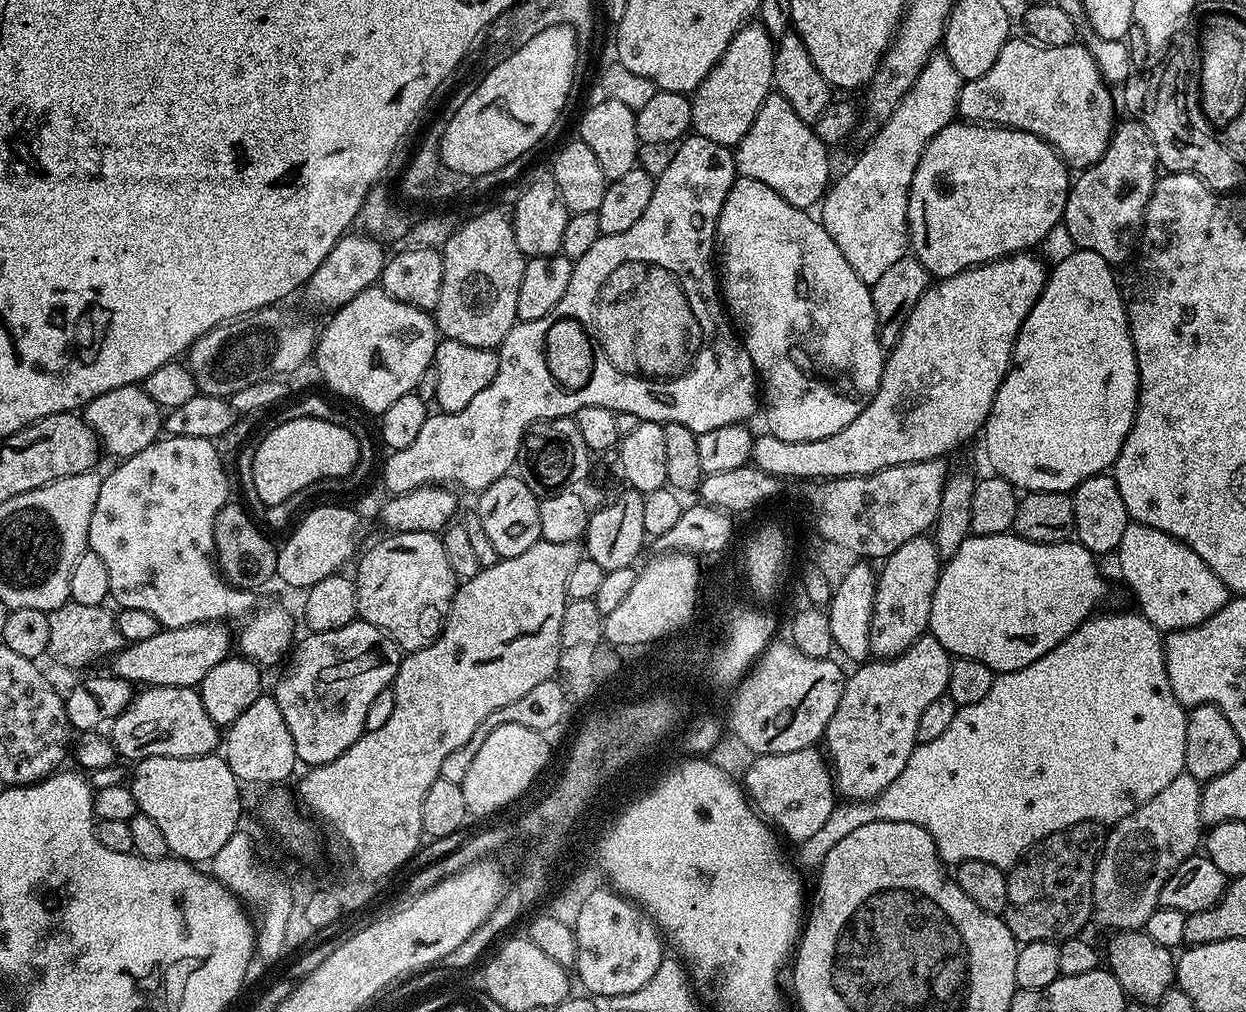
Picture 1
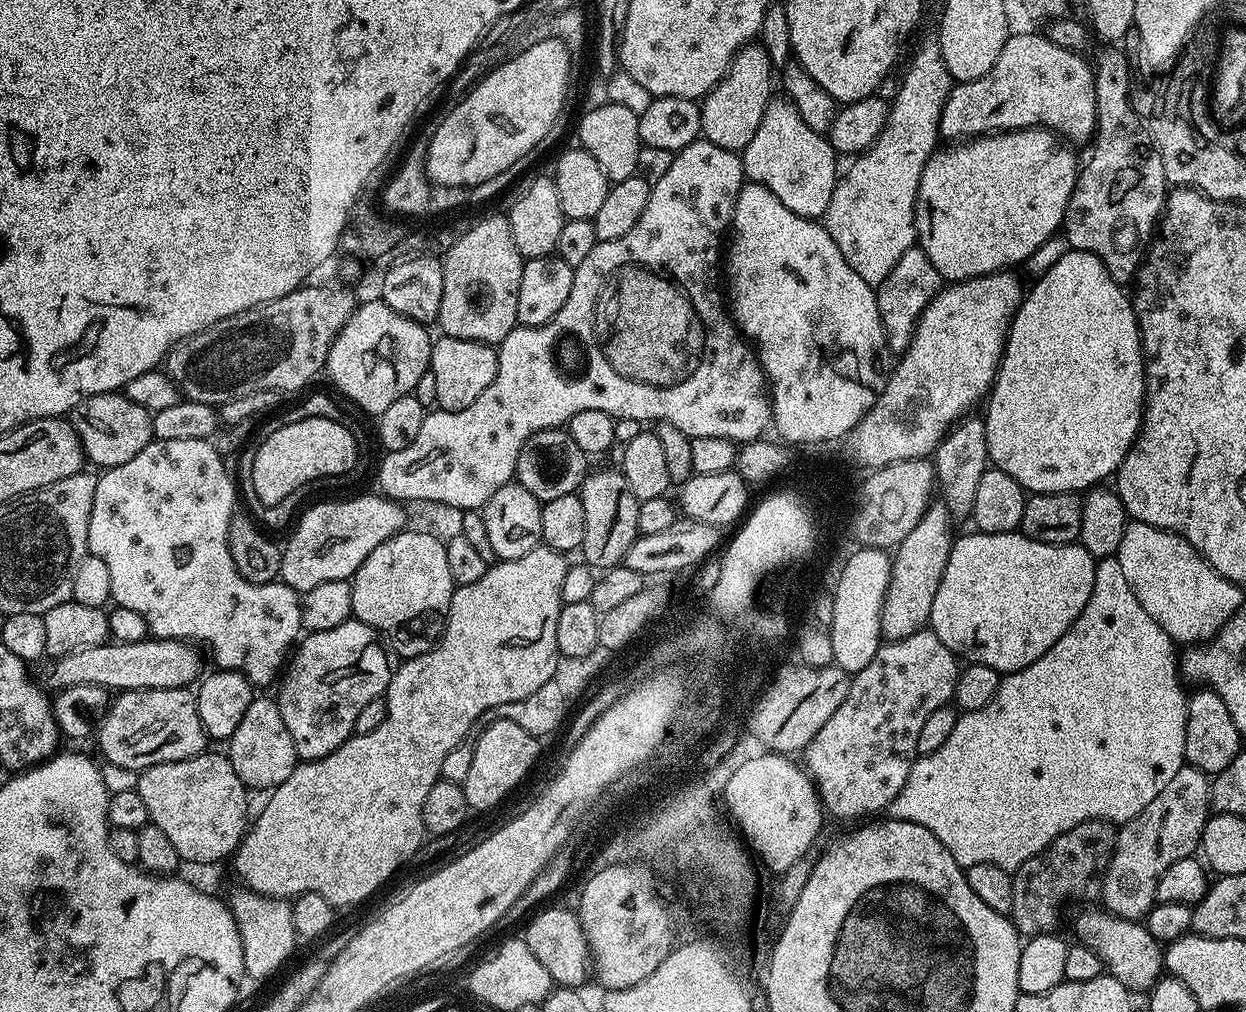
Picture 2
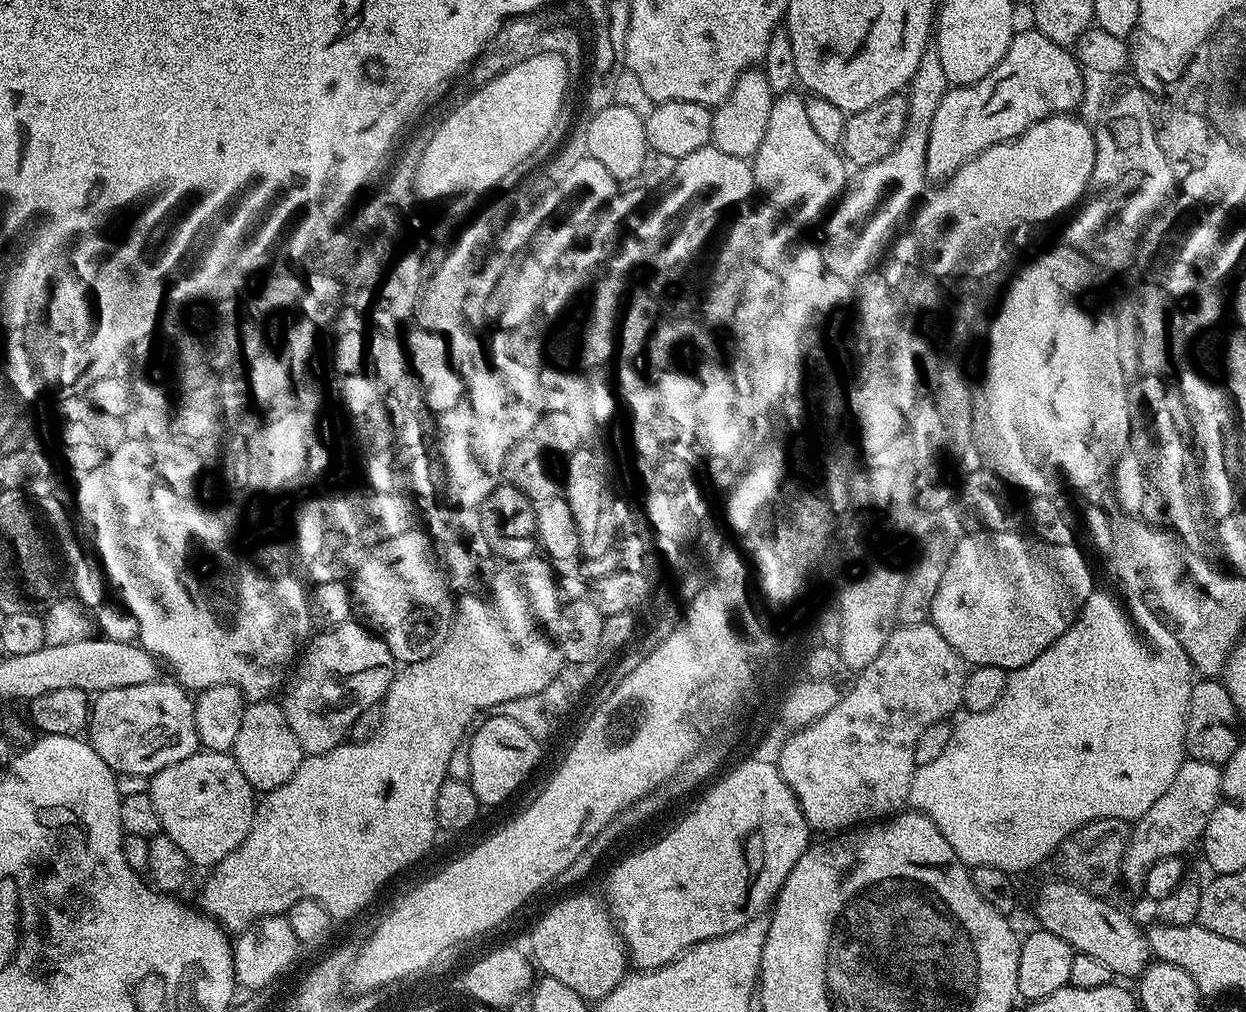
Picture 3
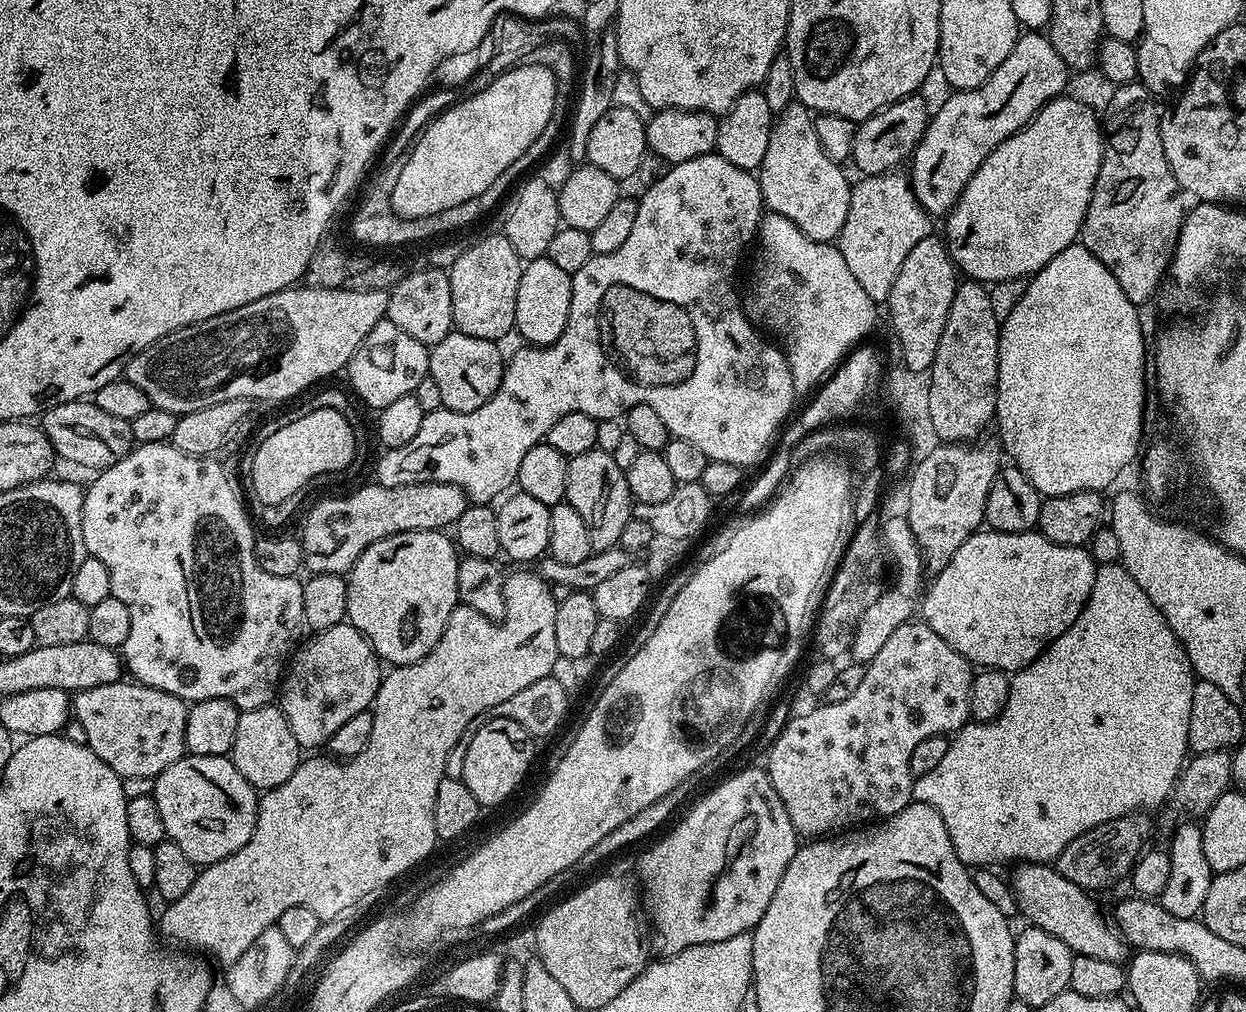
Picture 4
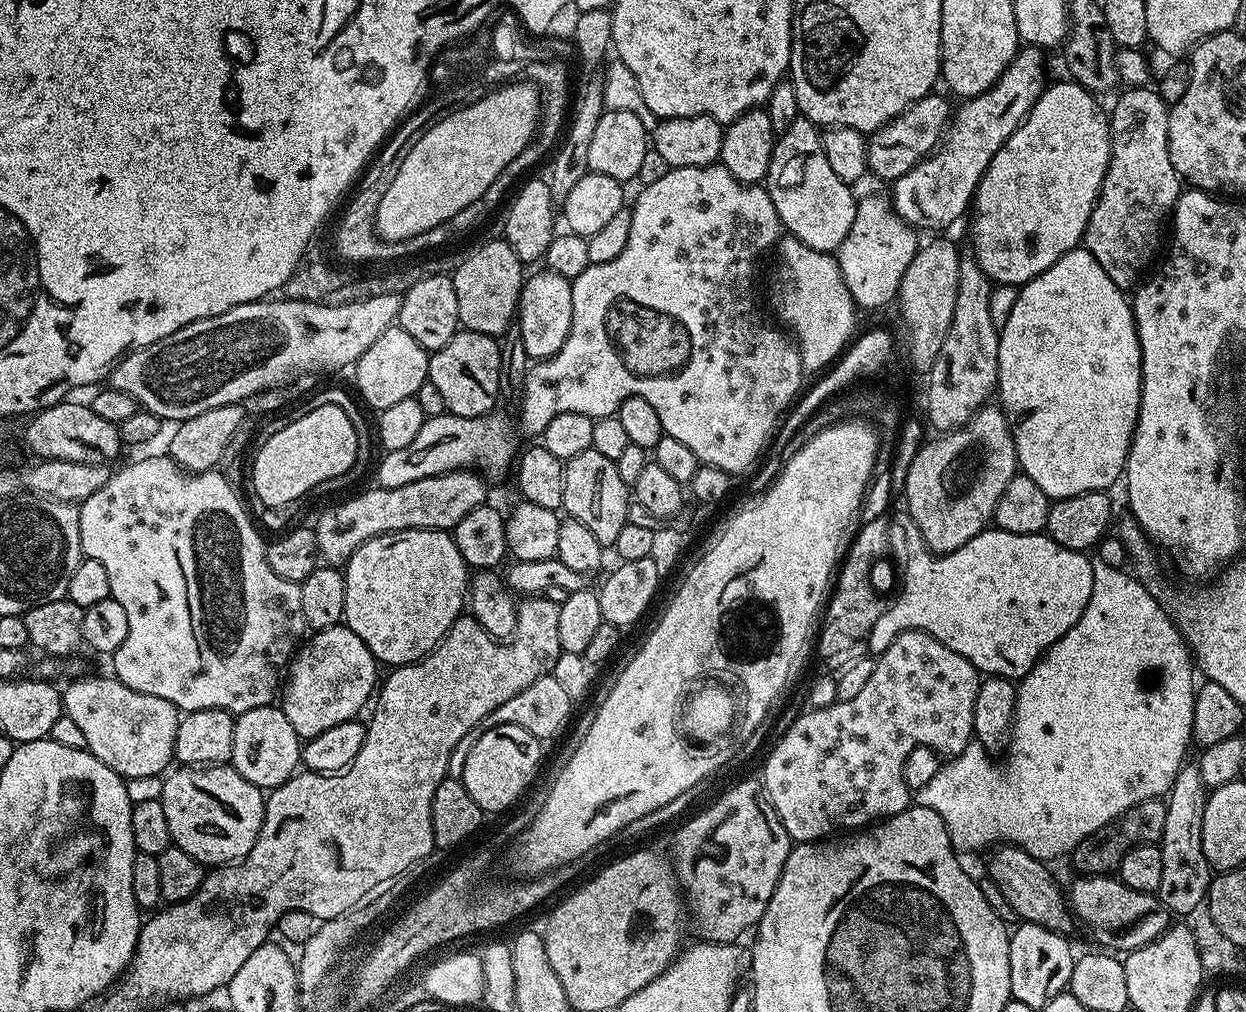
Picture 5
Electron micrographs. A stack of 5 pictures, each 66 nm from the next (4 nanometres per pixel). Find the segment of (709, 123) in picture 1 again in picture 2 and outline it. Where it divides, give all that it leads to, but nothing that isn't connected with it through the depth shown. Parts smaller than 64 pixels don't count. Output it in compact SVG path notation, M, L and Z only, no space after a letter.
M753 42L741 48L720 84L708 91L700 104L700 131L703 139L714 142L714 146L722 146L722 150L743 153L750 138L754 138L758 131L758 122L762 122L762 114L766 114L769 100L773 99L772 73L774 67L771 59L759 43Z

